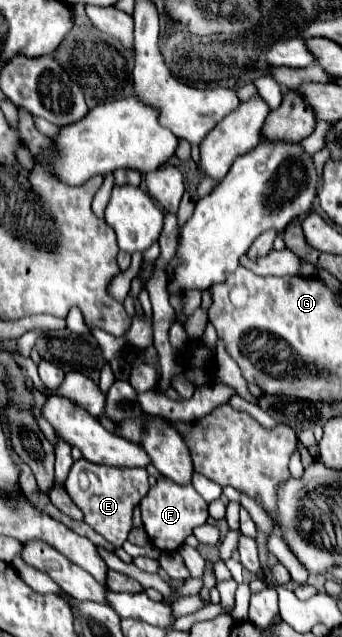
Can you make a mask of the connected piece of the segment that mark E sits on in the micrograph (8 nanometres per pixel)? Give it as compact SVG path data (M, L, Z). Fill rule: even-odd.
M79 460L69 470L69 476L65 480L65 490L71 496L71 500L79 506L79 510L83 512L83 520L95 532L105 536L107 542L111 542L115 548L119 548L127 540L129 530L133 528L133 508L149 492L149 480L147 480L147 472L141 468L111 468L111 466L107 468L107 466L91 464L87 460ZM81 470L89 478L87 490L81 490L81 486L79 486Z

